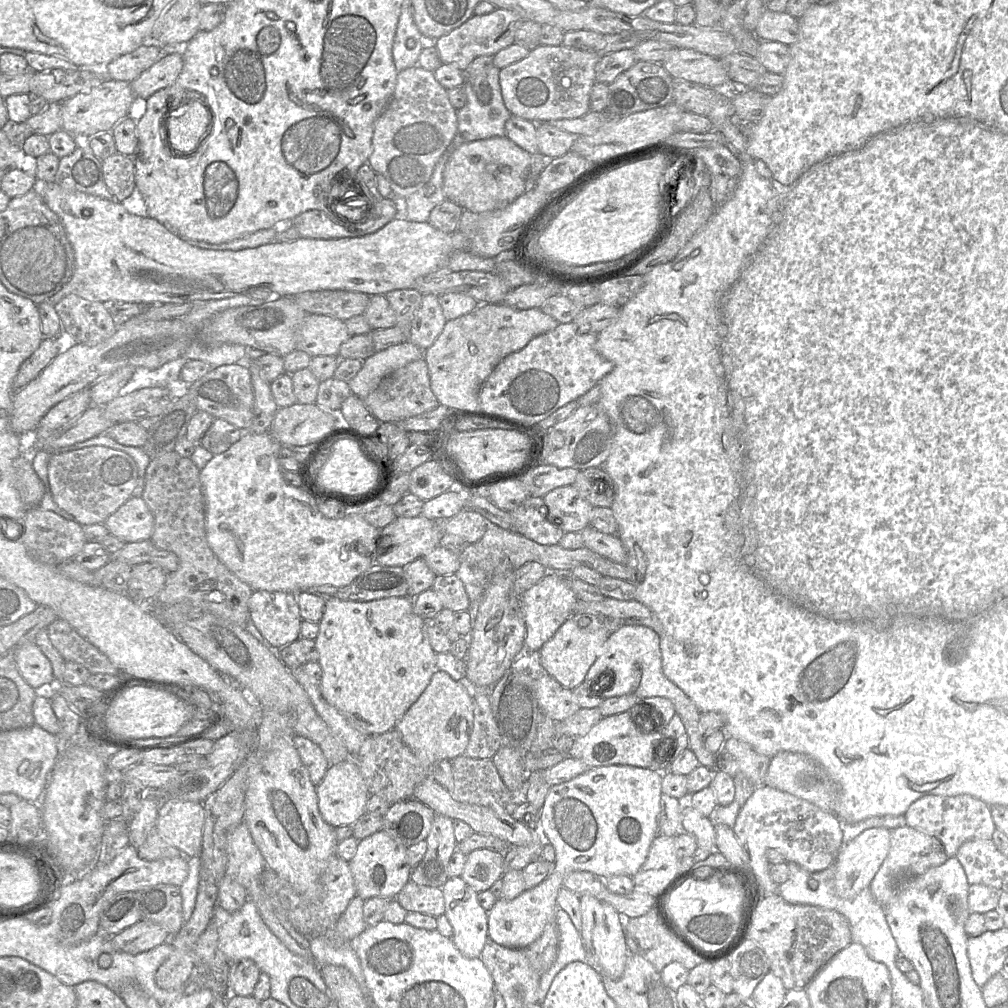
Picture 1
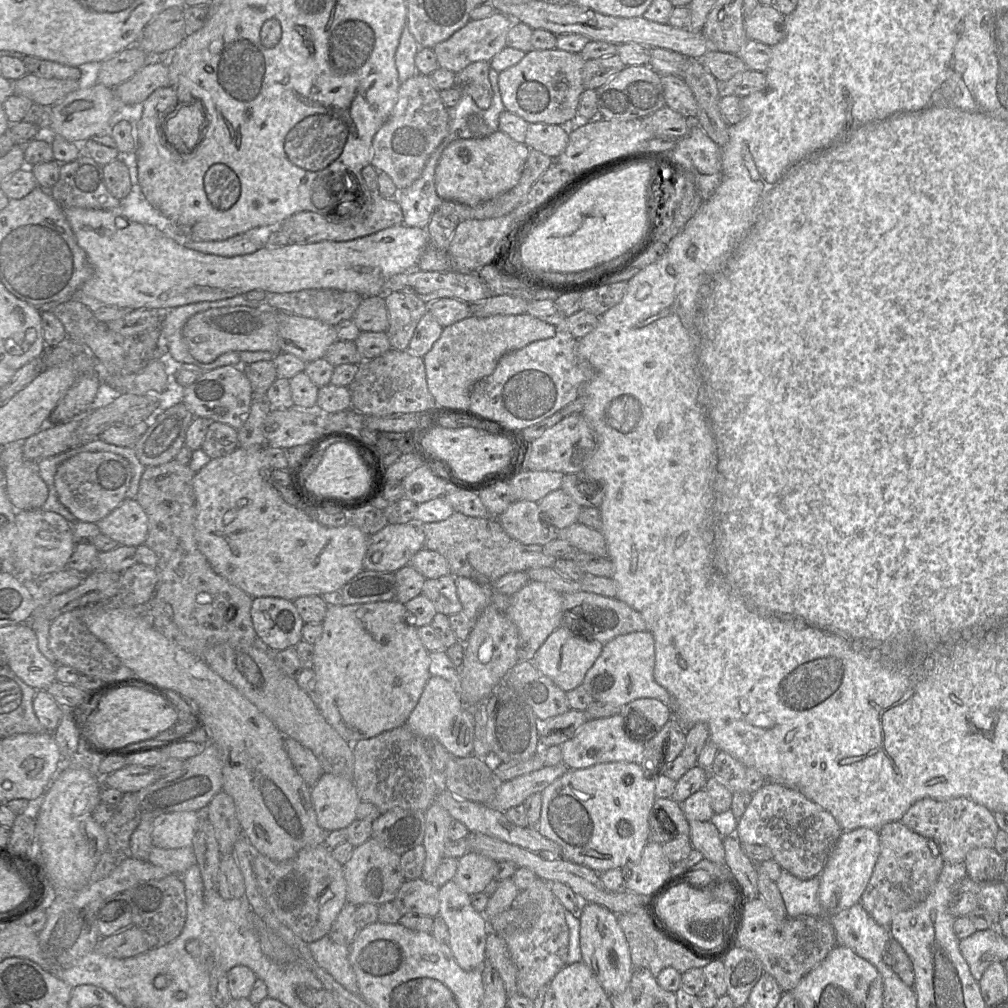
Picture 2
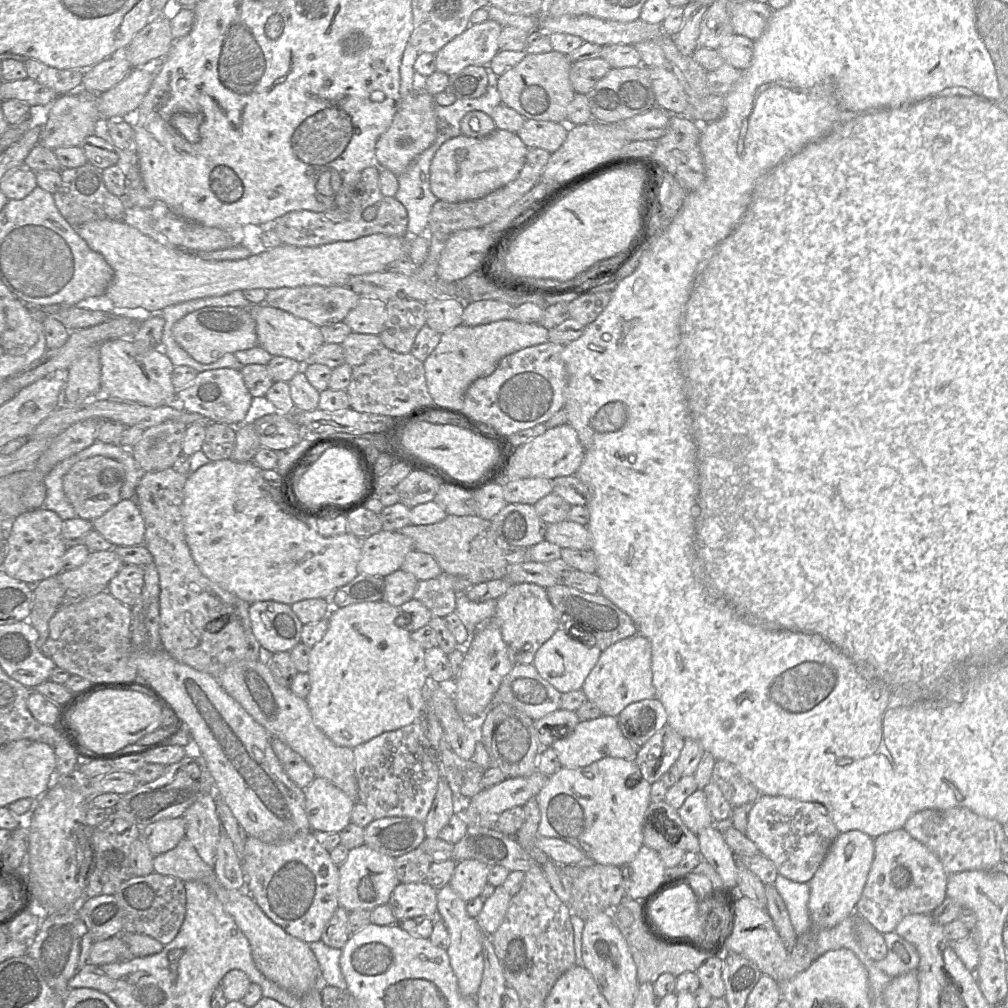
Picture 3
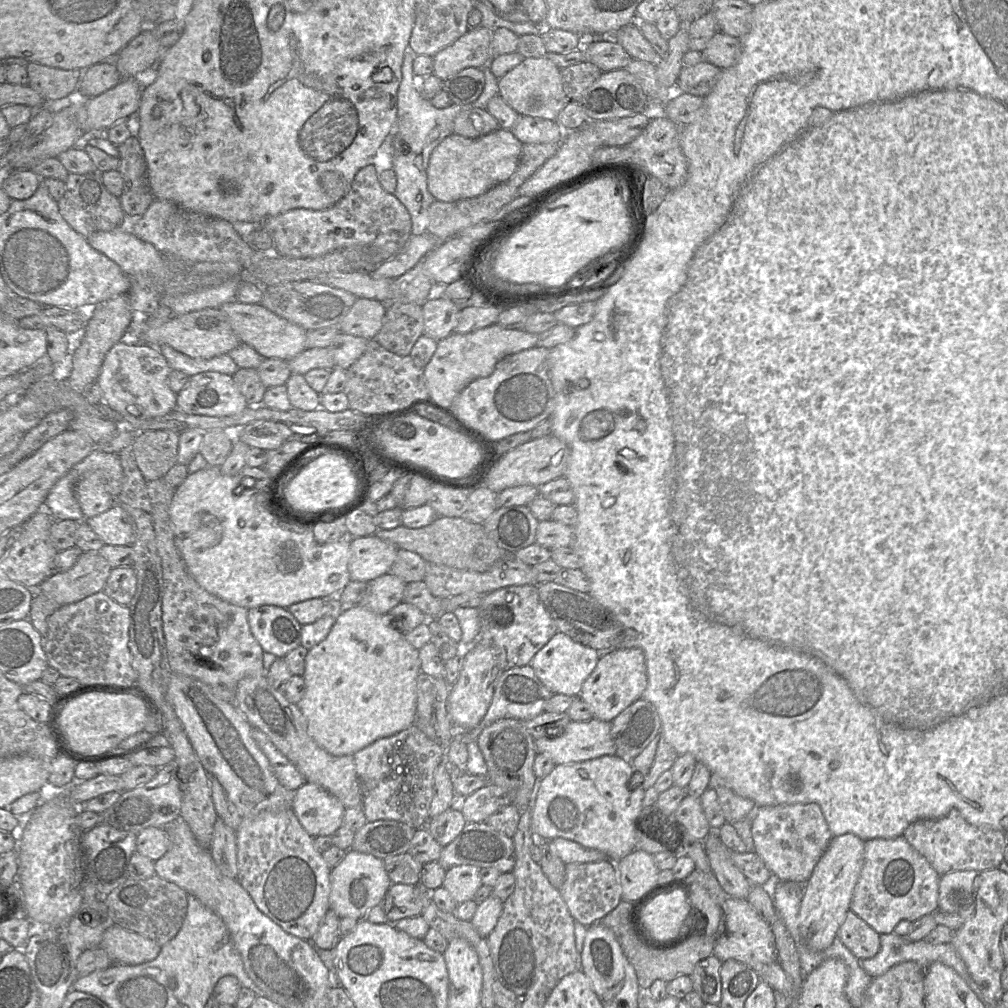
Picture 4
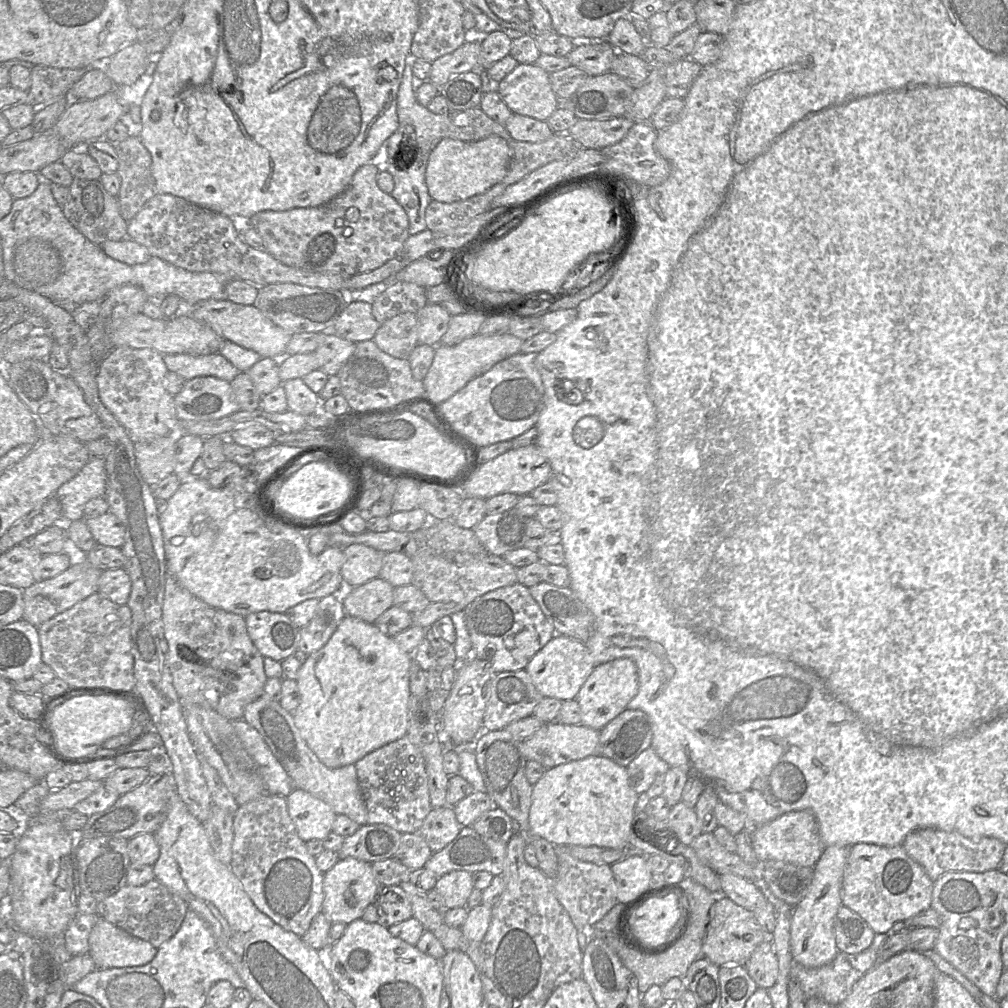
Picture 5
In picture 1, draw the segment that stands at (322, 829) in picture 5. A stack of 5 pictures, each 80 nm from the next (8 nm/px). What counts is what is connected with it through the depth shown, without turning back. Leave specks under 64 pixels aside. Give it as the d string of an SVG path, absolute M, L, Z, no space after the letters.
M351 757L329 766L323 780L316 786L316 794L320 815L333 828L352 826L352 824L366 813L366 803L370 797L358 764Z

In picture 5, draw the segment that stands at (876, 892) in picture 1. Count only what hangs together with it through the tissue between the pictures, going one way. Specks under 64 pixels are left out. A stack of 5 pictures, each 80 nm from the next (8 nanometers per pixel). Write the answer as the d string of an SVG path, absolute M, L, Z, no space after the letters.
M859 843L849 850L841 888L842 905L859 914L875 934L887 934L896 922L907 921L931 907L933 884L924 869L907 855L902 845L885 847Z

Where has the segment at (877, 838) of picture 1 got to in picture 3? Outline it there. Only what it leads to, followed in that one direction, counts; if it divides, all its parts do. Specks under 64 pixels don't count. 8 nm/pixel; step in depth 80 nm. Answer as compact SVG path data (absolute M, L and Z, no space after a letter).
M859 830L839 833L809 882L808 910L814 929L838 925L855 911L874 859L874 839Z

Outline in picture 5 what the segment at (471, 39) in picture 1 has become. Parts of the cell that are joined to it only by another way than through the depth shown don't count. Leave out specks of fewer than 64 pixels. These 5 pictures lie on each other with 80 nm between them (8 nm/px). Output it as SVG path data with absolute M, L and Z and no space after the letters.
M480 40L466 41L452 53L432 62L428 80L438 88L452 77L471 70L480 69Z

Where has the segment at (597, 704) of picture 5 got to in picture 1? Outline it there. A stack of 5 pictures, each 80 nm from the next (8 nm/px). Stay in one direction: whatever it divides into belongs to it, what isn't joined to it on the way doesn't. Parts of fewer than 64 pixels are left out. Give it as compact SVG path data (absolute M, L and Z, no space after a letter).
M625 625L610 634L601 648L601 655L589 668L584 681L608 686L606 691L599 694L603 699L626 694L633 694L639 699L649 697L669 699L687 732L688 748L695 753L700 765L717 771L717 756L707 750L705 738L699 732L700 711L684 692L663 674L660 637L653 629L642 625Z

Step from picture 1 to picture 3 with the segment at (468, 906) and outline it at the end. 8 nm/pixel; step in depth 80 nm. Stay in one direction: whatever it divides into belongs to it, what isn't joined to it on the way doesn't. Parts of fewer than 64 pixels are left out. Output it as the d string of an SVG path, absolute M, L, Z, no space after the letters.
M448 884L437 891L438 913L443 920L449 935L447 953L450 964L457 977L458 987L463 996L476 997L481 985L484 968L482 944L487 935L478 925L476 918L471 917L466 910L464 901Z

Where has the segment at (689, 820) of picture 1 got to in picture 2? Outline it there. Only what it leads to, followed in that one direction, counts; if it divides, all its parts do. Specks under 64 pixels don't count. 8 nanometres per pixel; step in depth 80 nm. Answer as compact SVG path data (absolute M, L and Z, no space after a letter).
M688 821L689 838L694 849L701 852L705 859L725 865L723 837L711 821Z

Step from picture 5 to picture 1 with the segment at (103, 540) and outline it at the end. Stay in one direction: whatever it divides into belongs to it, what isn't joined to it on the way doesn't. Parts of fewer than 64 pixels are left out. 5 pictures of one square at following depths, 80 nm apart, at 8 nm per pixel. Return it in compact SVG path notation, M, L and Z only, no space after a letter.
M131 497L103 523L109 533L124 543L151 539L154 516L141 497Z

